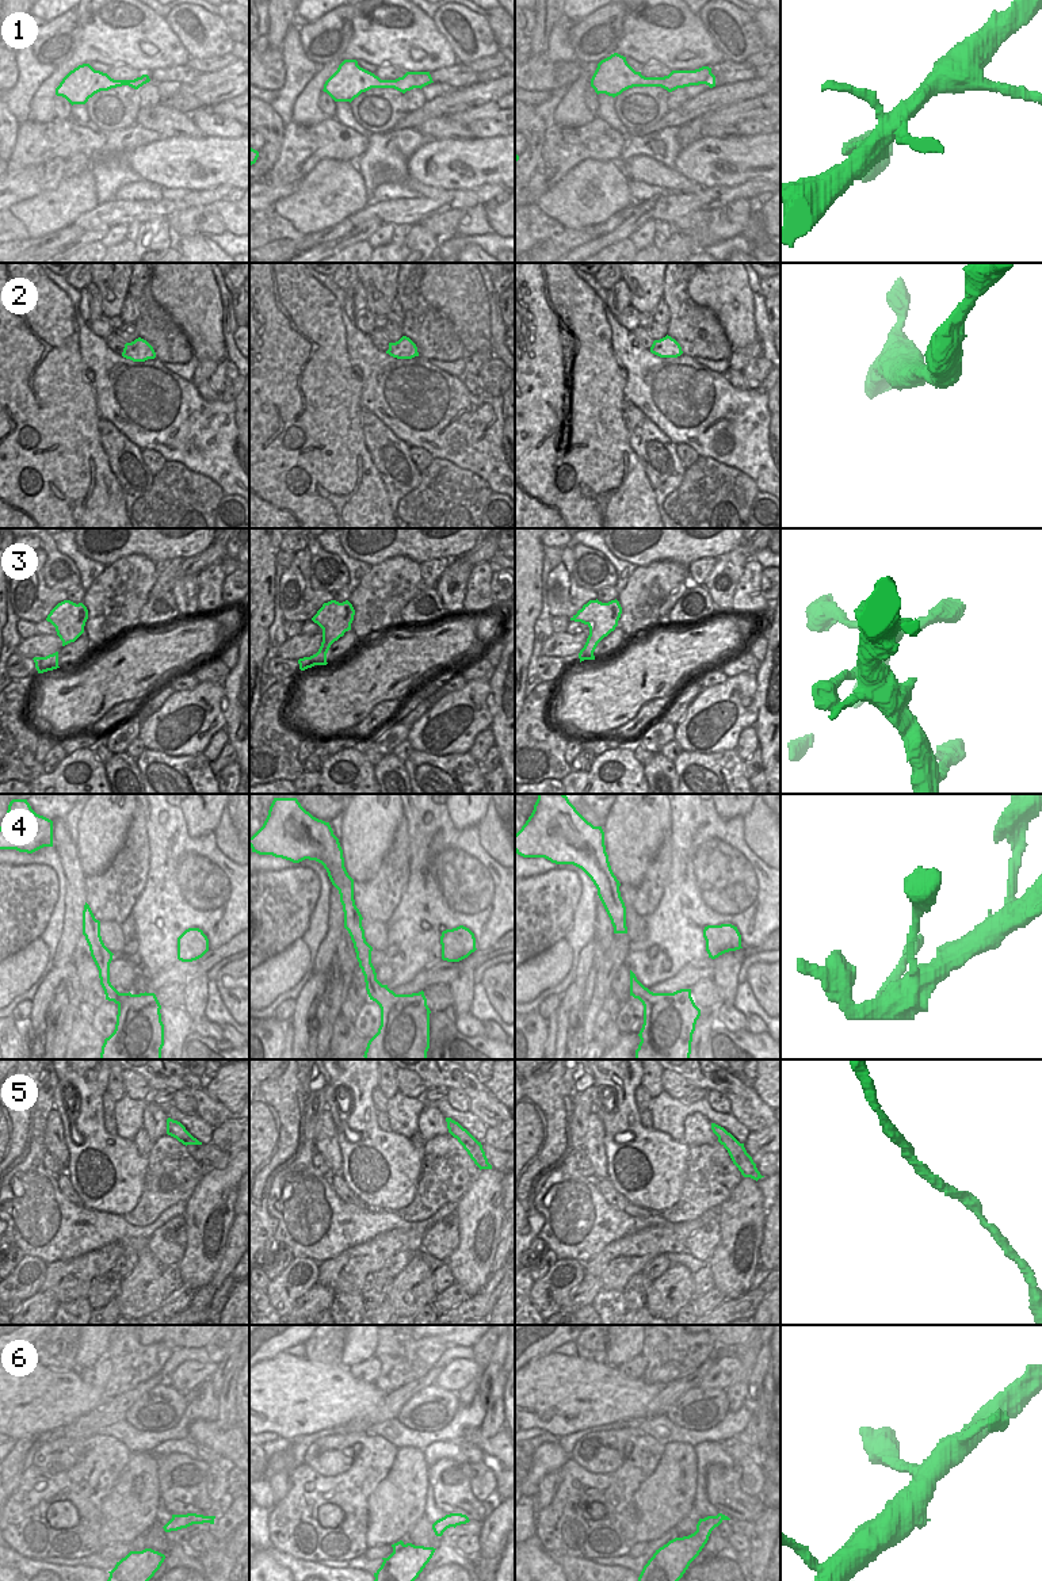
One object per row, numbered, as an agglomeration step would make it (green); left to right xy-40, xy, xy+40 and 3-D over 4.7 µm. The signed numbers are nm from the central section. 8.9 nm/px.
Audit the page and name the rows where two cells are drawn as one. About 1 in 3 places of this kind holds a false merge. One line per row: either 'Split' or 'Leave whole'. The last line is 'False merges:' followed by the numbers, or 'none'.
1: Leave whole
2: Leave whole
3: Leave whole
4: Leave whole
5: Leave whole
6: Leave whole
False merges: none

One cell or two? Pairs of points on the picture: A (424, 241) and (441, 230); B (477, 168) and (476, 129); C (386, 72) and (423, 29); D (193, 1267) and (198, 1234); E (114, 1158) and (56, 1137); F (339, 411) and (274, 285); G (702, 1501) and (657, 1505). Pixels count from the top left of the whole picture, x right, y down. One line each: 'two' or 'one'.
A: two
B: two
C: two
D: one
E: two
F: one
G: two

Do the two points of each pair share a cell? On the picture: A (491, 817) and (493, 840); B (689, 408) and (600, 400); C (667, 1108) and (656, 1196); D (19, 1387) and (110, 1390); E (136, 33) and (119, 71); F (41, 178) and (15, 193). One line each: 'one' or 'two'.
A: one
B: two
C: two
D: two
E: two
F: one

